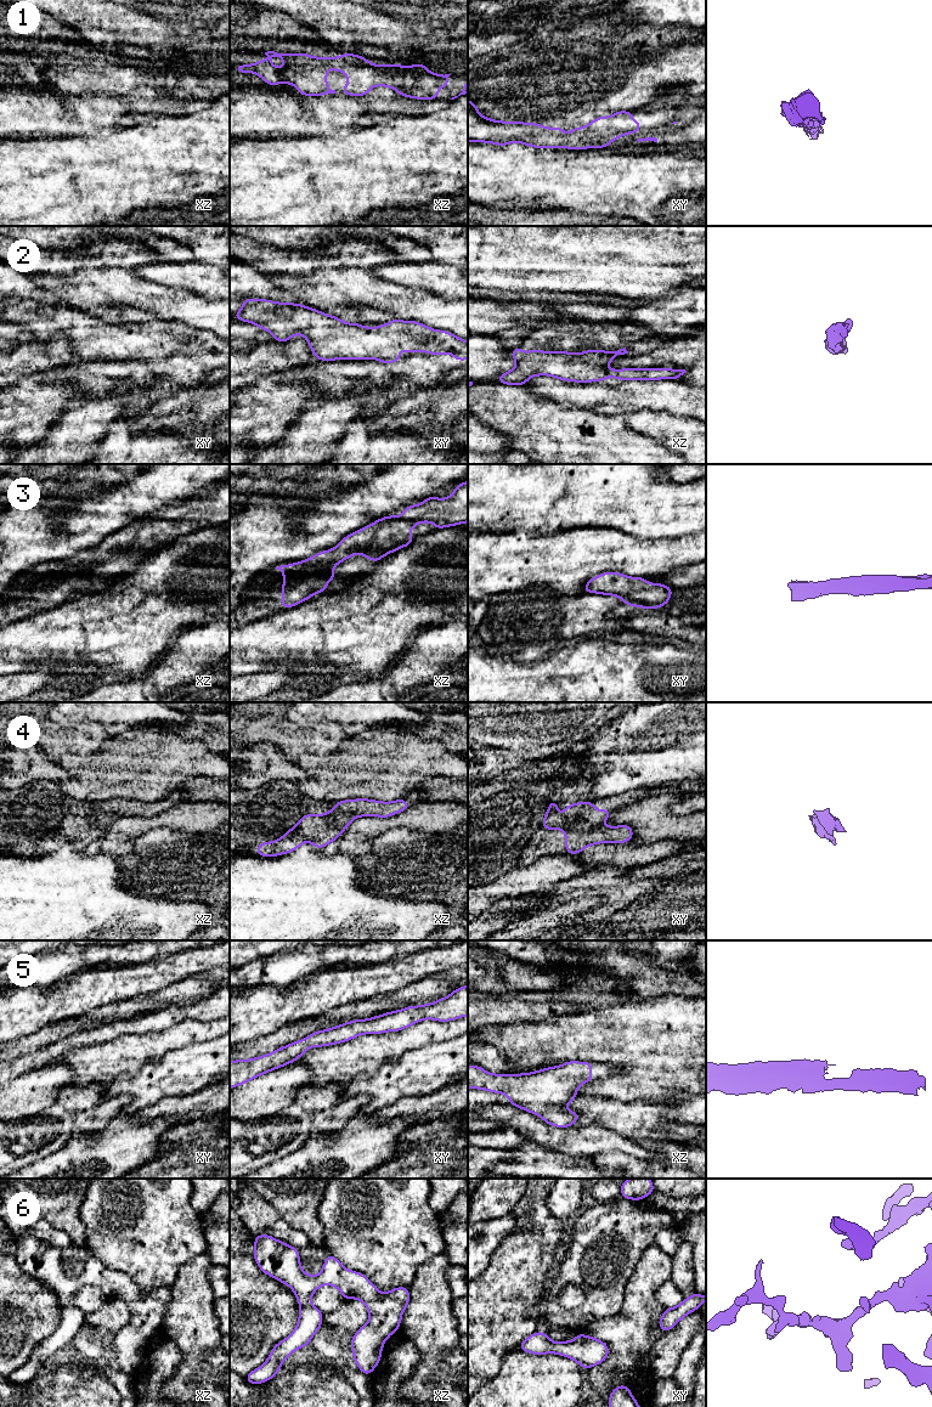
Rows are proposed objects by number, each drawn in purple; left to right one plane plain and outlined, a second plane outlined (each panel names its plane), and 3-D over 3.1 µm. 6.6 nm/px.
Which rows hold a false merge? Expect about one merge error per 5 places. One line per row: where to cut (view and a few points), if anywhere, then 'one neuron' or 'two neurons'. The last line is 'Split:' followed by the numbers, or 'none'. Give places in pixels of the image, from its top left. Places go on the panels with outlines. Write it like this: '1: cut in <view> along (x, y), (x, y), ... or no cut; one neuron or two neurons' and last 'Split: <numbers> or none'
1: no cut; one neuron
2: no cut; one neuron
3: no cut; one neuron
4: cut in xy along (599, 824), (592, 829), (568, 829), (565, 831); two neurons
5: no cut; one neuron
6: no cut; one neuron
Split: 4

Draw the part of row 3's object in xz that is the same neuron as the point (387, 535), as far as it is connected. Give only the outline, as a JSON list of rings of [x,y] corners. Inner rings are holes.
[[[468,481],[457,485],[447,498],[429,497],[422,504],[407,505],[401,515],[375,520],[348,535],[329,550],[276,567],[284,577],[279,605],[293,608],[324,592],[327,582],[335,578],[333,567],[356,553],[379,561],[386,554],[409,546],[416,538],[409,535],[409,530],[419,522],[433,522],[436,530],[468,522]]]

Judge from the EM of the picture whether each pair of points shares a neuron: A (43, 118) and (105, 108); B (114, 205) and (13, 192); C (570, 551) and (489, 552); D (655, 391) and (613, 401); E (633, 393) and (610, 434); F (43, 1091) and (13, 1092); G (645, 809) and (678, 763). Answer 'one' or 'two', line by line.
A: one
B: one
C: one
D: one
E: two
F: one
G: two

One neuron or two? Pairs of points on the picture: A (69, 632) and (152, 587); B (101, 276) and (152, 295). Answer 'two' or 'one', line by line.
A: one
B: one

